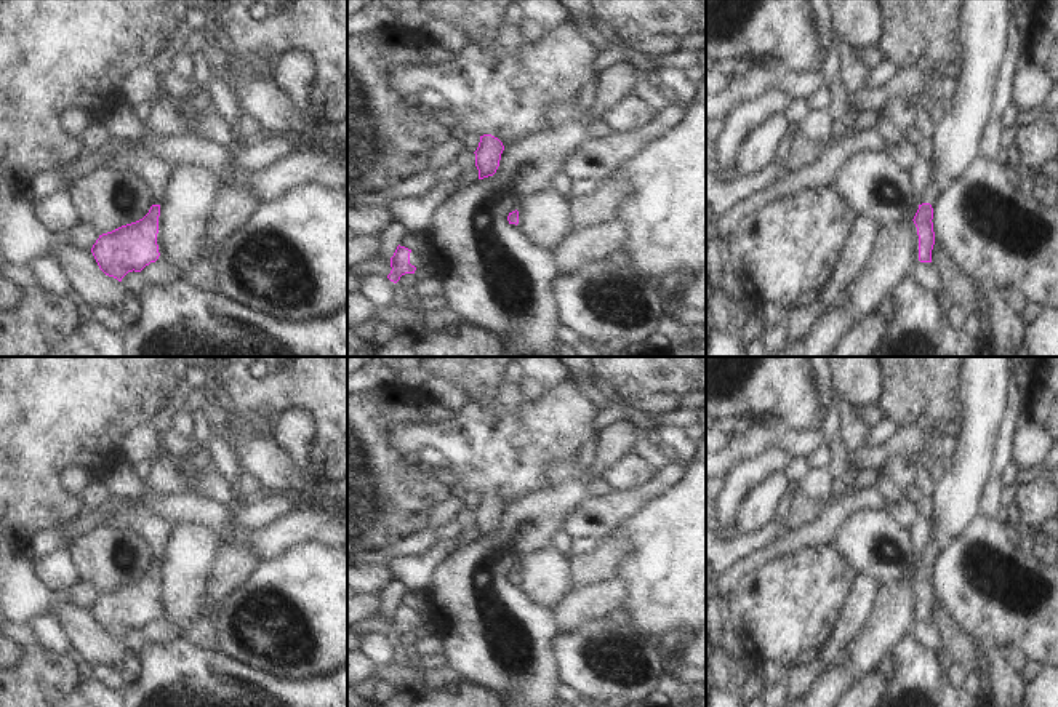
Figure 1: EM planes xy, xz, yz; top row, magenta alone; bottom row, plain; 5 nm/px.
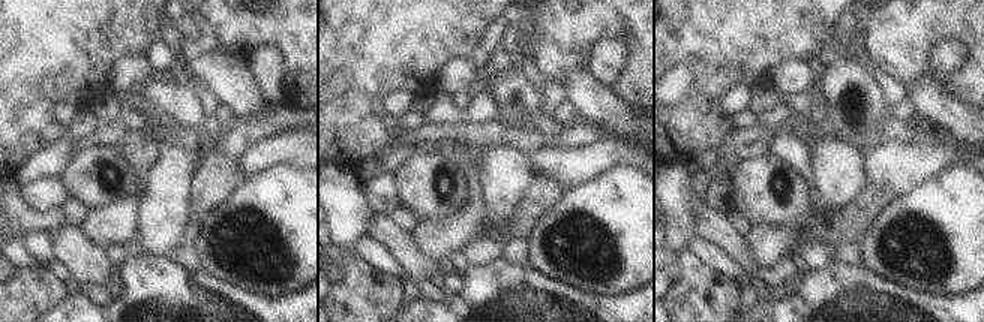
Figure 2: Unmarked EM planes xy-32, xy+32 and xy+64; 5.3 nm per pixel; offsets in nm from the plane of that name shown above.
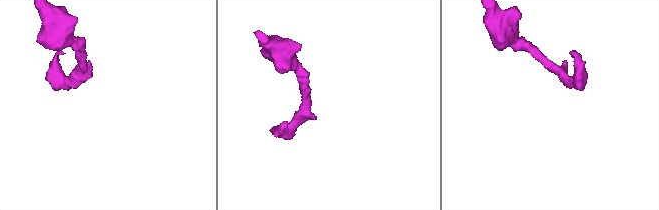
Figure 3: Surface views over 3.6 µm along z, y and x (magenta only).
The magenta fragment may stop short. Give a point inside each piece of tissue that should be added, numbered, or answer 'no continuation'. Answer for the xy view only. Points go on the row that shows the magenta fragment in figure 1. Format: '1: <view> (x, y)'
no continuation

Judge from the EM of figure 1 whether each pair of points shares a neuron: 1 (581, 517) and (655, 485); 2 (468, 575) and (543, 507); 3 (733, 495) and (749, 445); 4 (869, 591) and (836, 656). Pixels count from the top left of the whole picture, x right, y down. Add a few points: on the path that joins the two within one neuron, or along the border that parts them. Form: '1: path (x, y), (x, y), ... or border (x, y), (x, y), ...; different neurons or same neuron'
1: path (599, 514), (623, 506), (637, 496); same neuron
2: path (484, 554), (509, 543), (524, 528); same neuron
3: border (780, 445), (770, 445), (743, 458), (729, 471); different neurons
4: path (858, 607), (839, 640); same neuron

